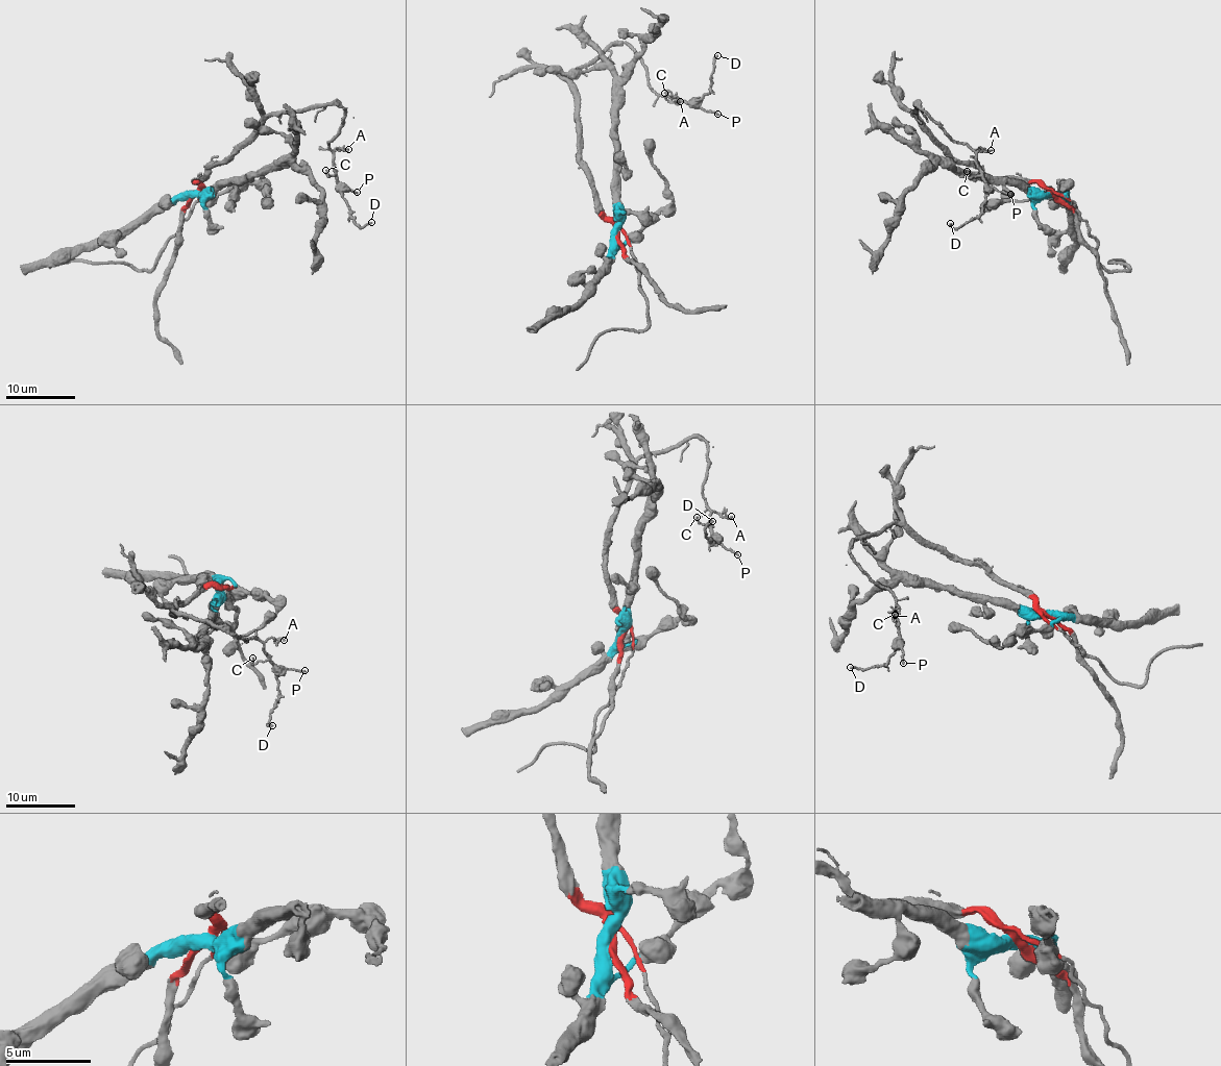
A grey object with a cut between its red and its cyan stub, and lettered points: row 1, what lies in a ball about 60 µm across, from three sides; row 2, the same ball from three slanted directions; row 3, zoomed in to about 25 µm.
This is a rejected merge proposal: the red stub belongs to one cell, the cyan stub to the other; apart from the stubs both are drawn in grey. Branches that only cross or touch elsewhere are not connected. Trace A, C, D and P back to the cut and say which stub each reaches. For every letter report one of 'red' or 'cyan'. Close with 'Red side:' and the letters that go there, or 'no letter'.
A: red
C: red
D: red
P: red
Red side: A, C, D, P

